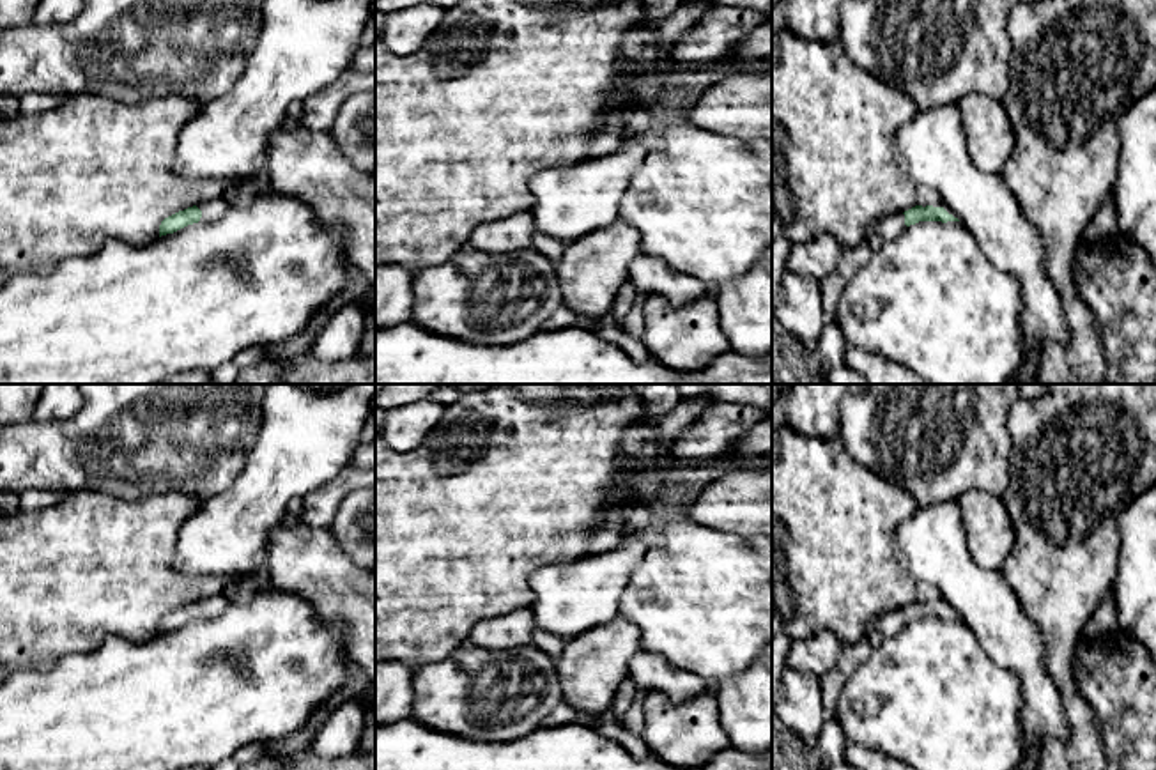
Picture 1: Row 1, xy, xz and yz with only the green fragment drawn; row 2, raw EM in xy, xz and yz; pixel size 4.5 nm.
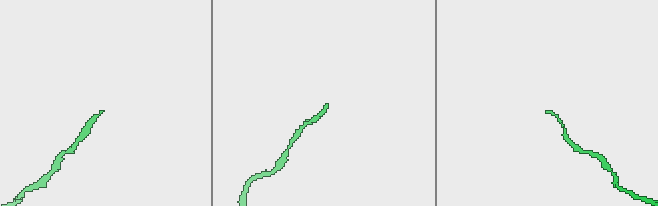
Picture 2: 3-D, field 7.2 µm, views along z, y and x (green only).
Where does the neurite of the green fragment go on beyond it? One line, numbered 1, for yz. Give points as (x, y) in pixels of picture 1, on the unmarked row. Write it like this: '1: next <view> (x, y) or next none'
1: next yz (887, 625)

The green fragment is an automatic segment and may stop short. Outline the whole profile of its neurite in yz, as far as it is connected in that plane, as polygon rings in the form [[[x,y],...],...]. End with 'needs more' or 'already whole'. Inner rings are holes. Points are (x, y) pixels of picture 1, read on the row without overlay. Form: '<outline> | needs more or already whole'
[[[915,602],[905,609],[892,611],[887,614],[882,614],[871,627],[869,627],[869,637],[873,641],[882,637],[892,637],[896,635],[906,623],[915,621],[919,618],[959,618],[952,611],[949,611],[944,604],[933,604],[933,602]]] | needs more

